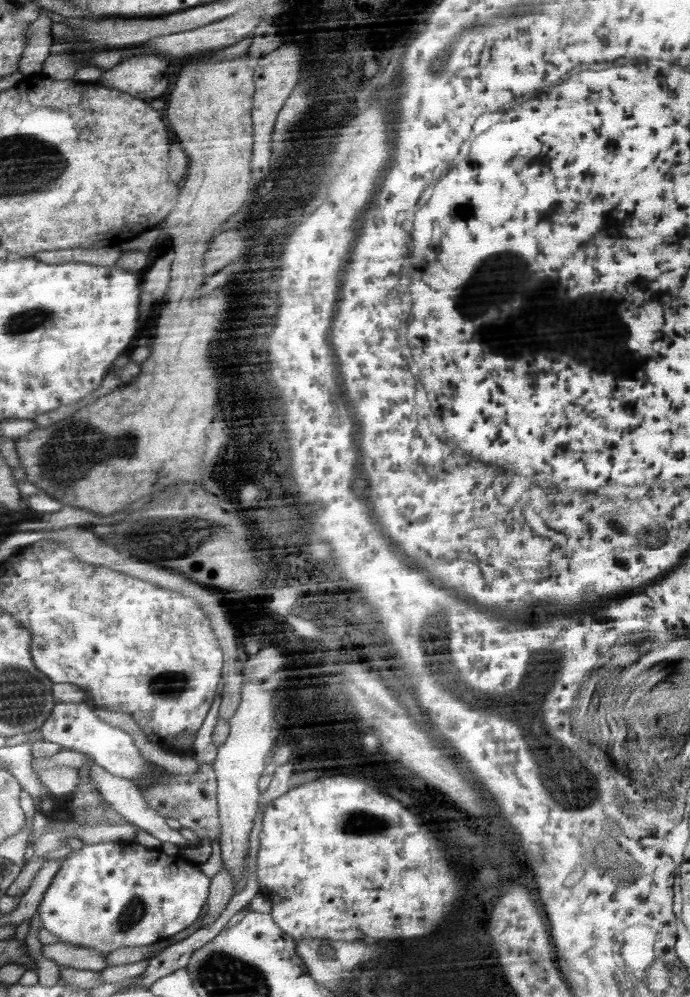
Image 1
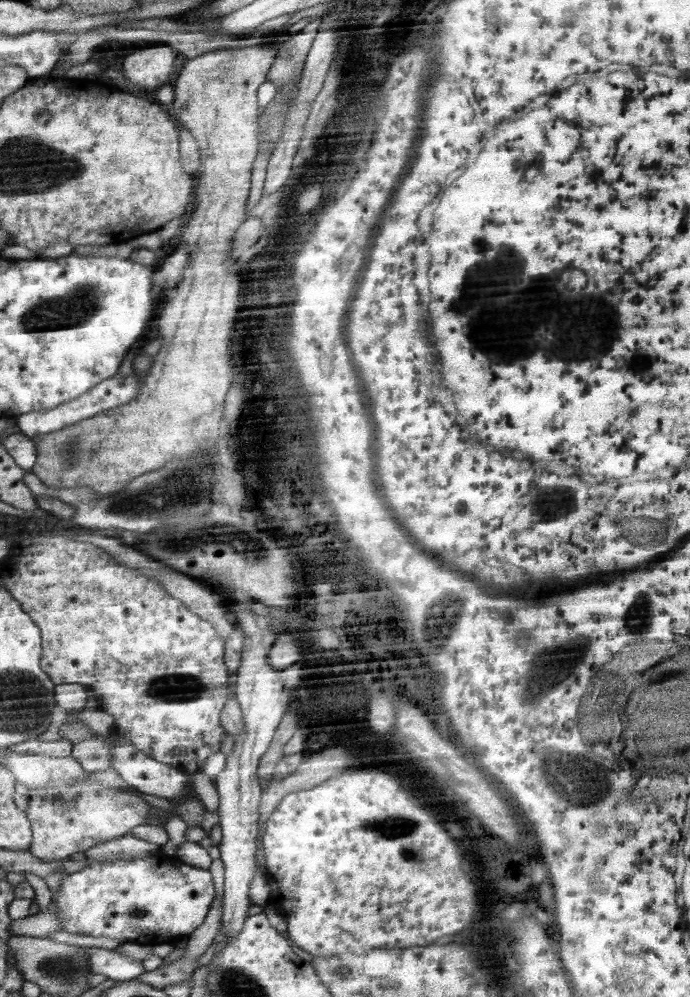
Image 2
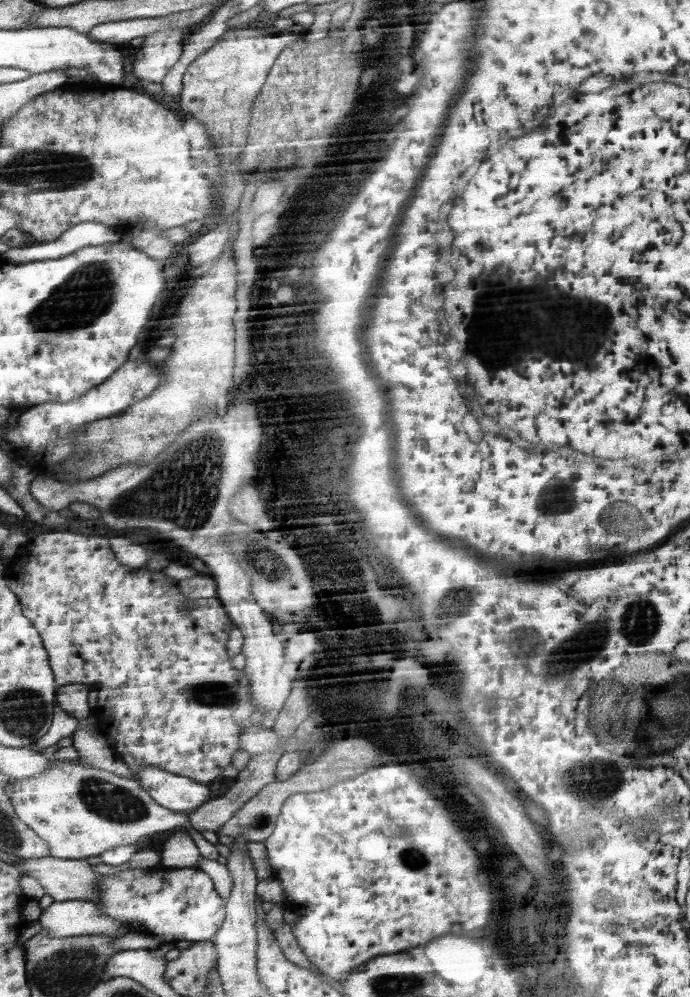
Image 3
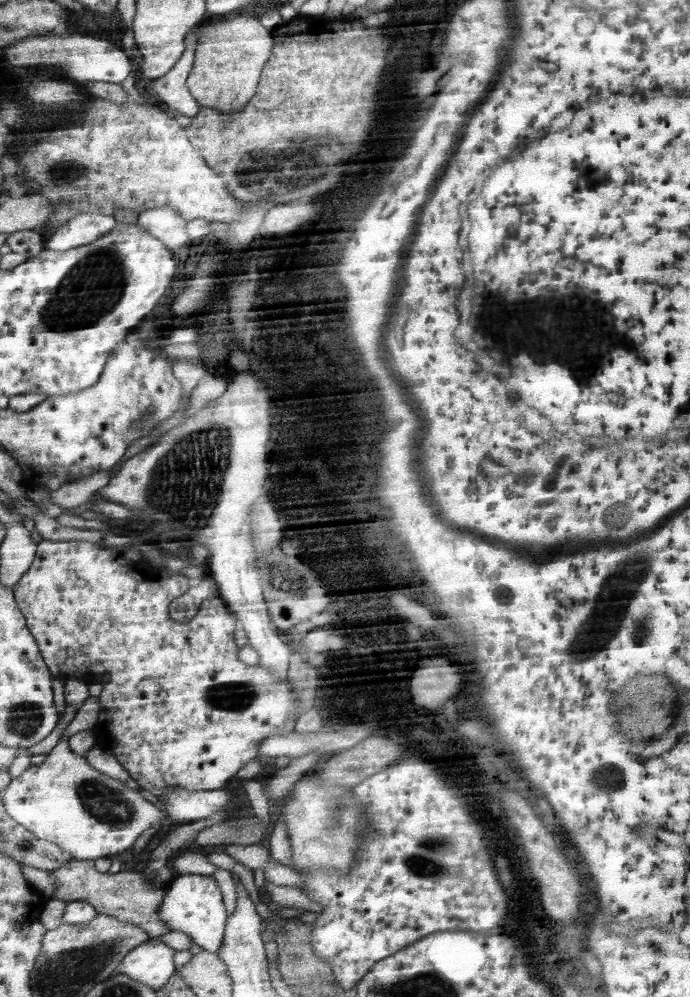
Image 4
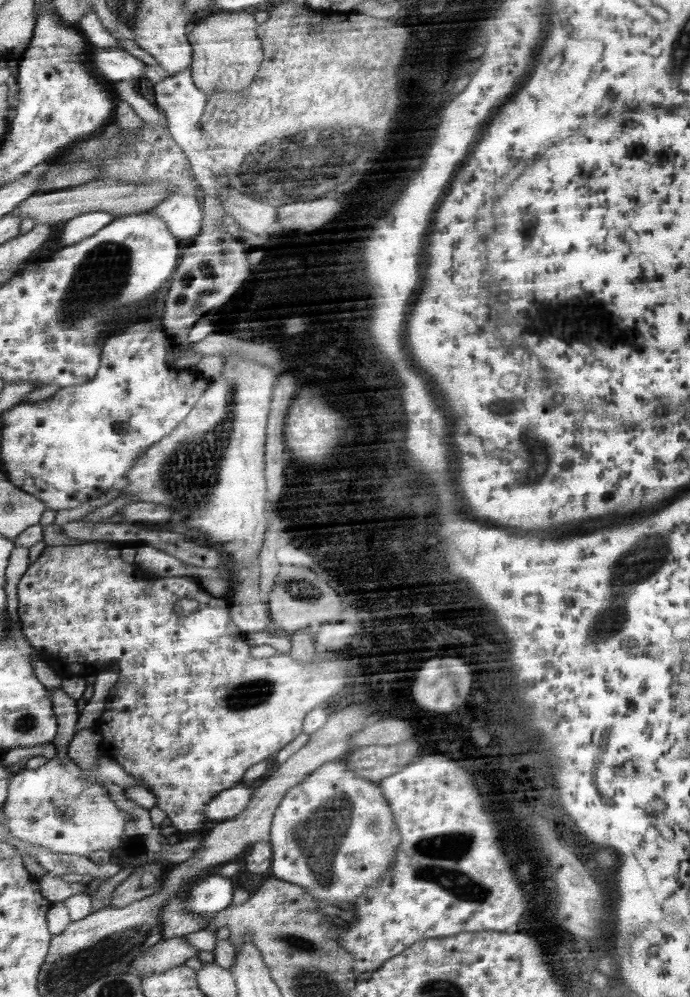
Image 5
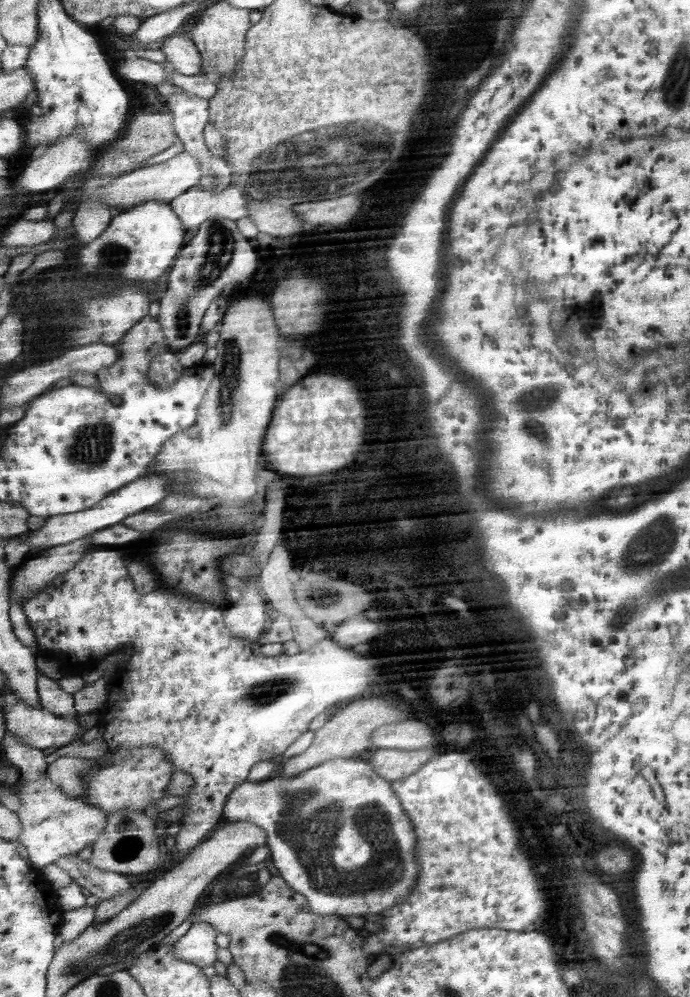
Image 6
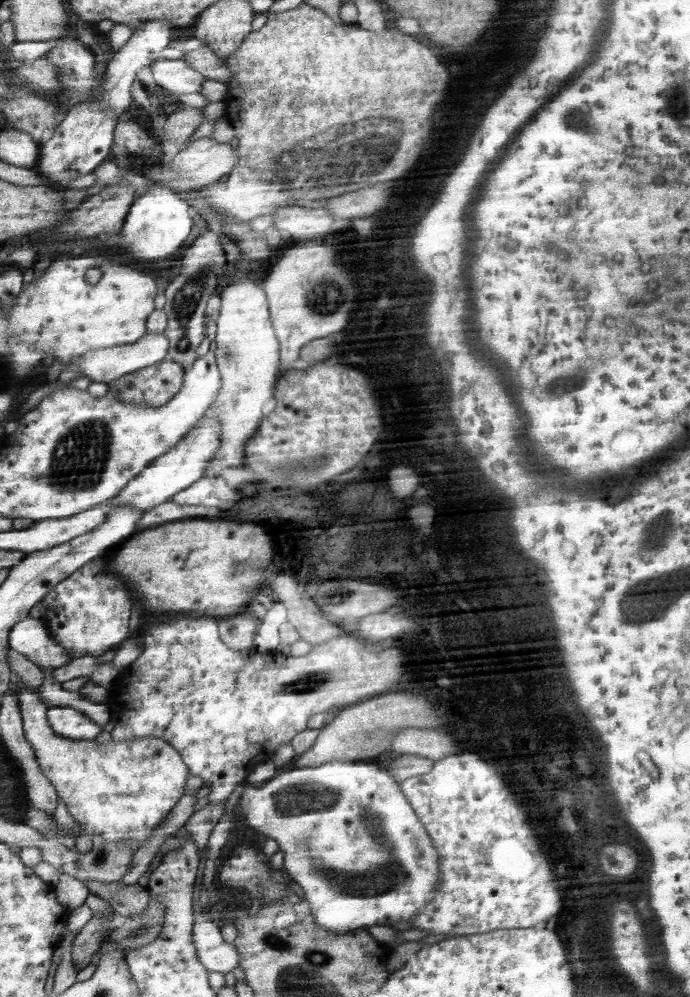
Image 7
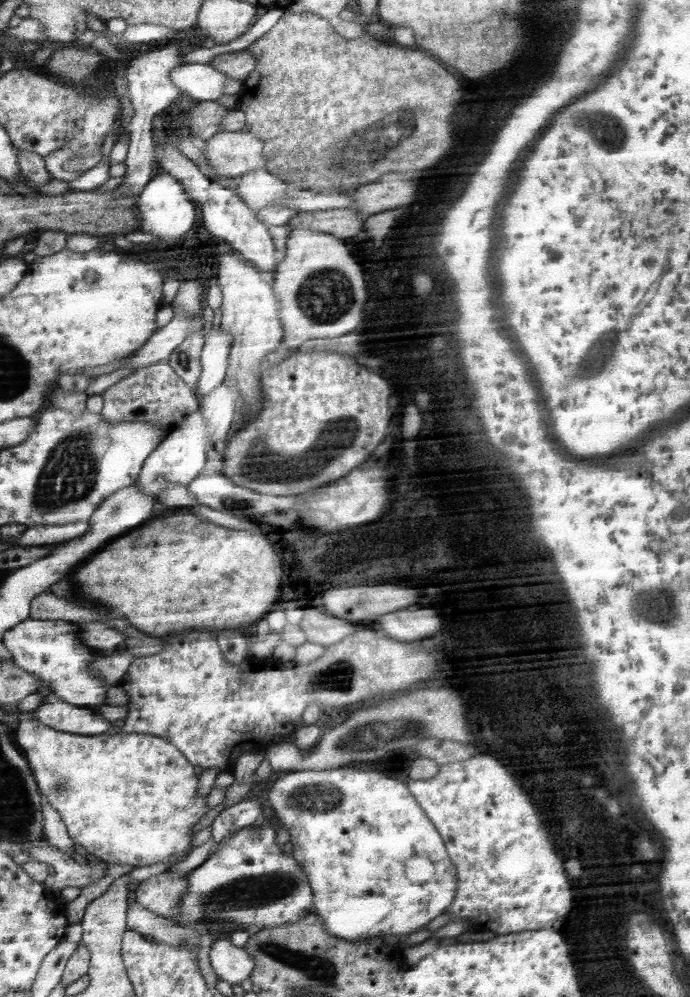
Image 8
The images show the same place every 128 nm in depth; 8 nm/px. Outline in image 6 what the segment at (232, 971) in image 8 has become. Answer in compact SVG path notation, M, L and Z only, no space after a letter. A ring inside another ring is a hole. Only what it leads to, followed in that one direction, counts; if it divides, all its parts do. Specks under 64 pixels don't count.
M195 922L172 944L172 956L199 968L212 966L215 958L217 932L206 922Z

